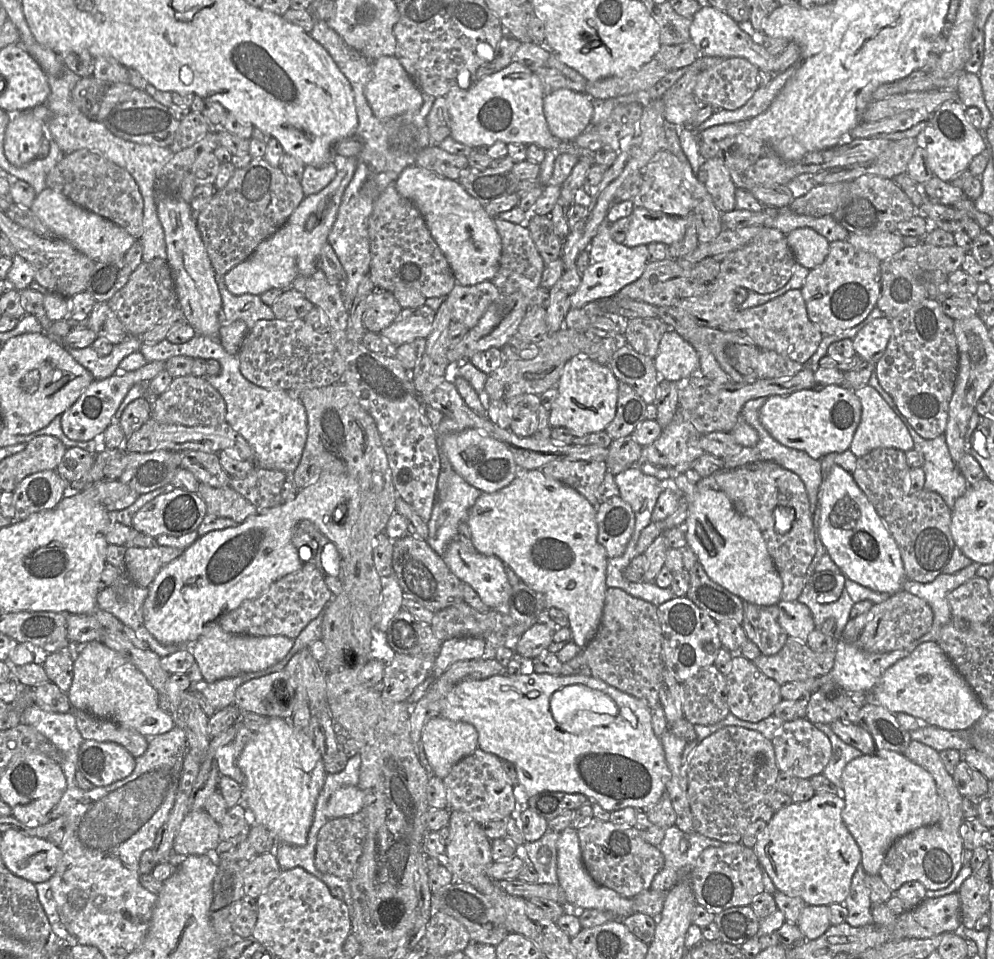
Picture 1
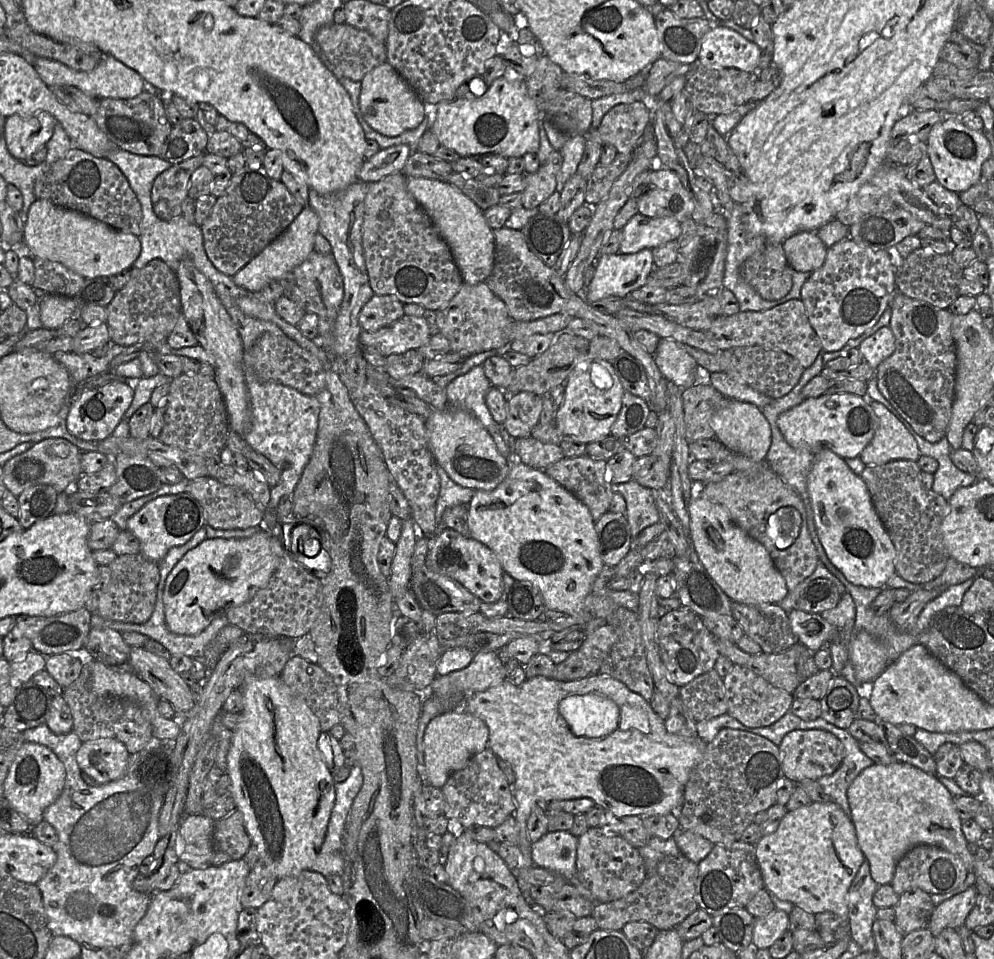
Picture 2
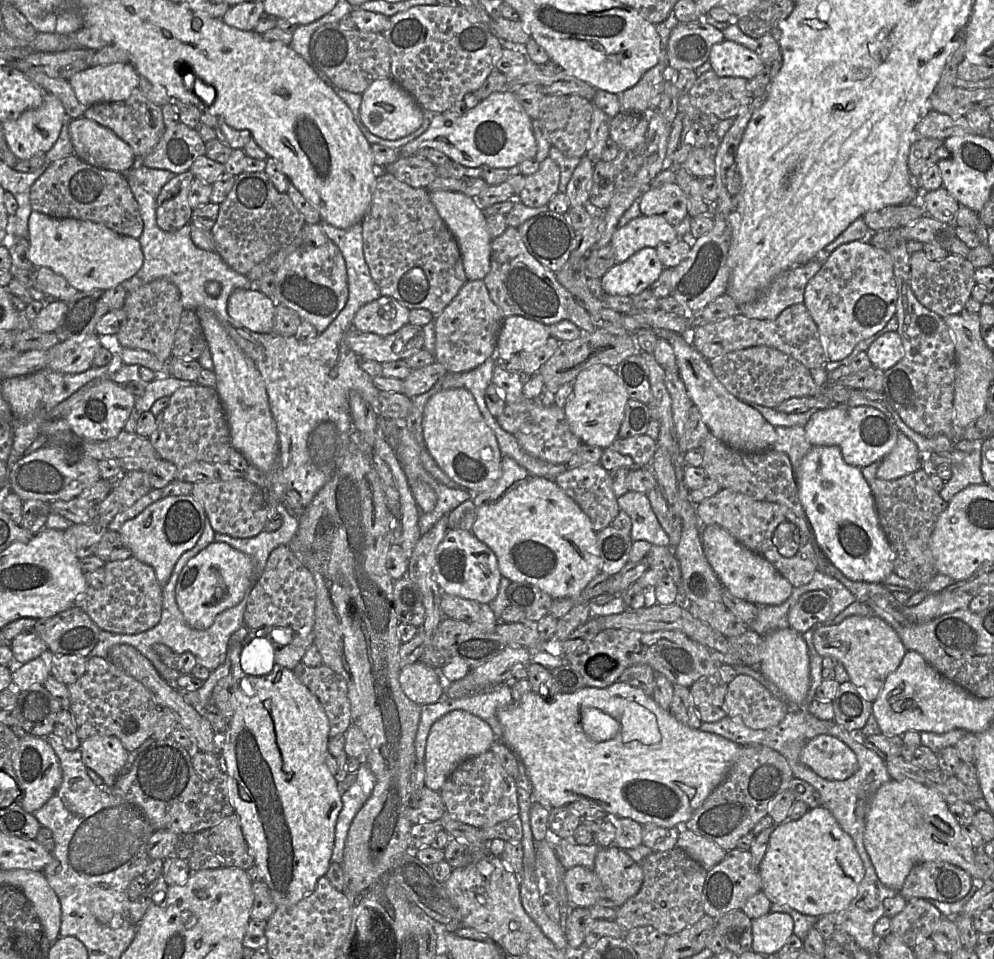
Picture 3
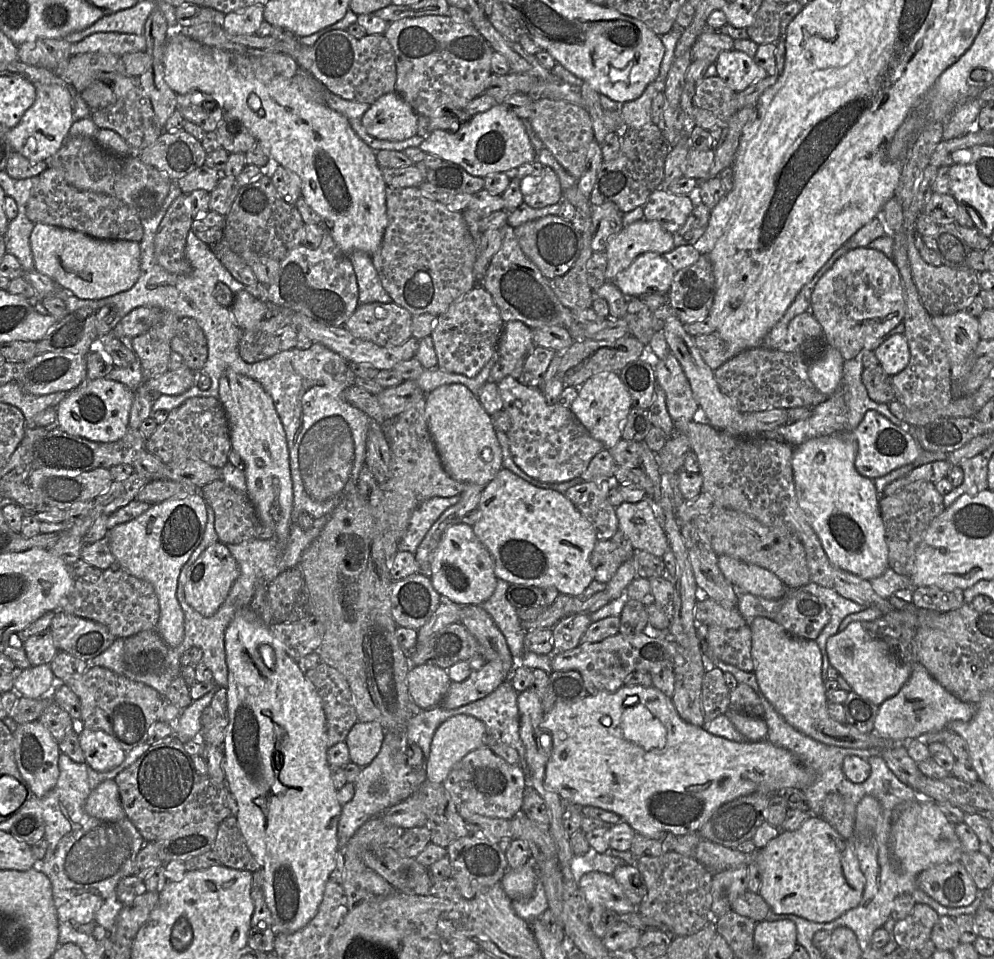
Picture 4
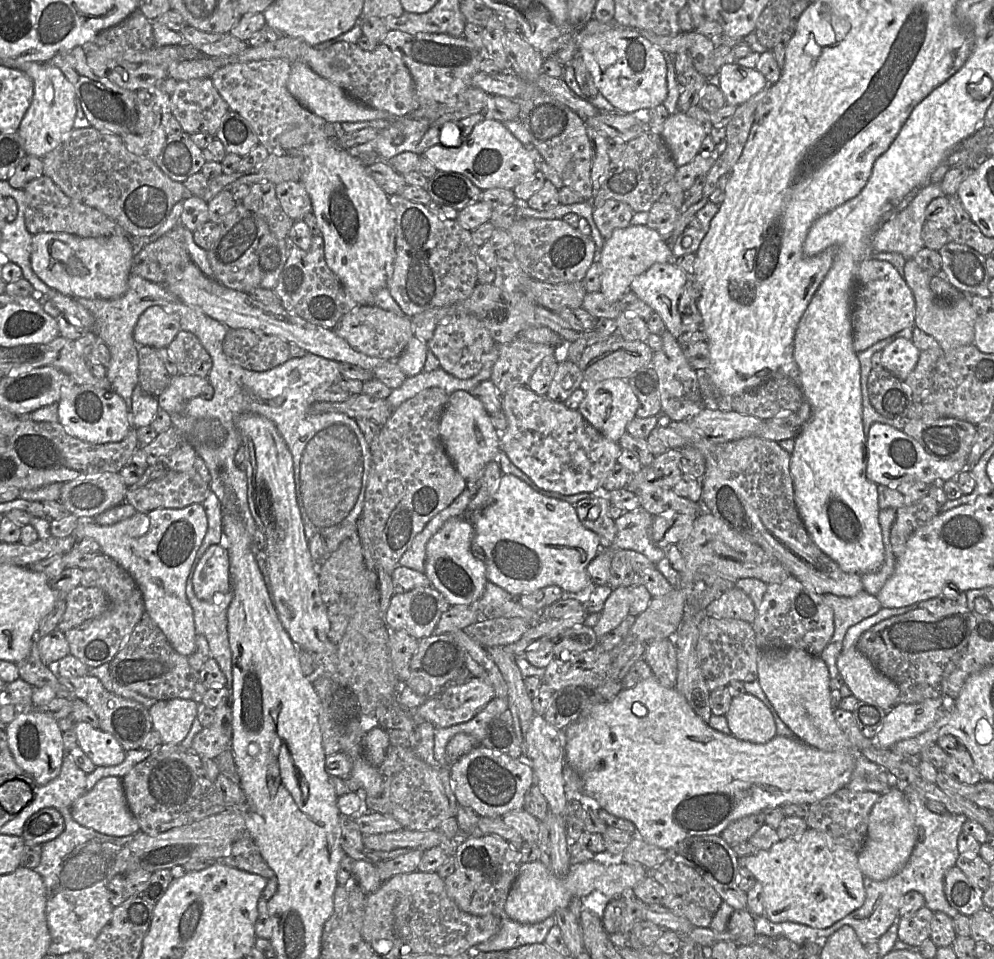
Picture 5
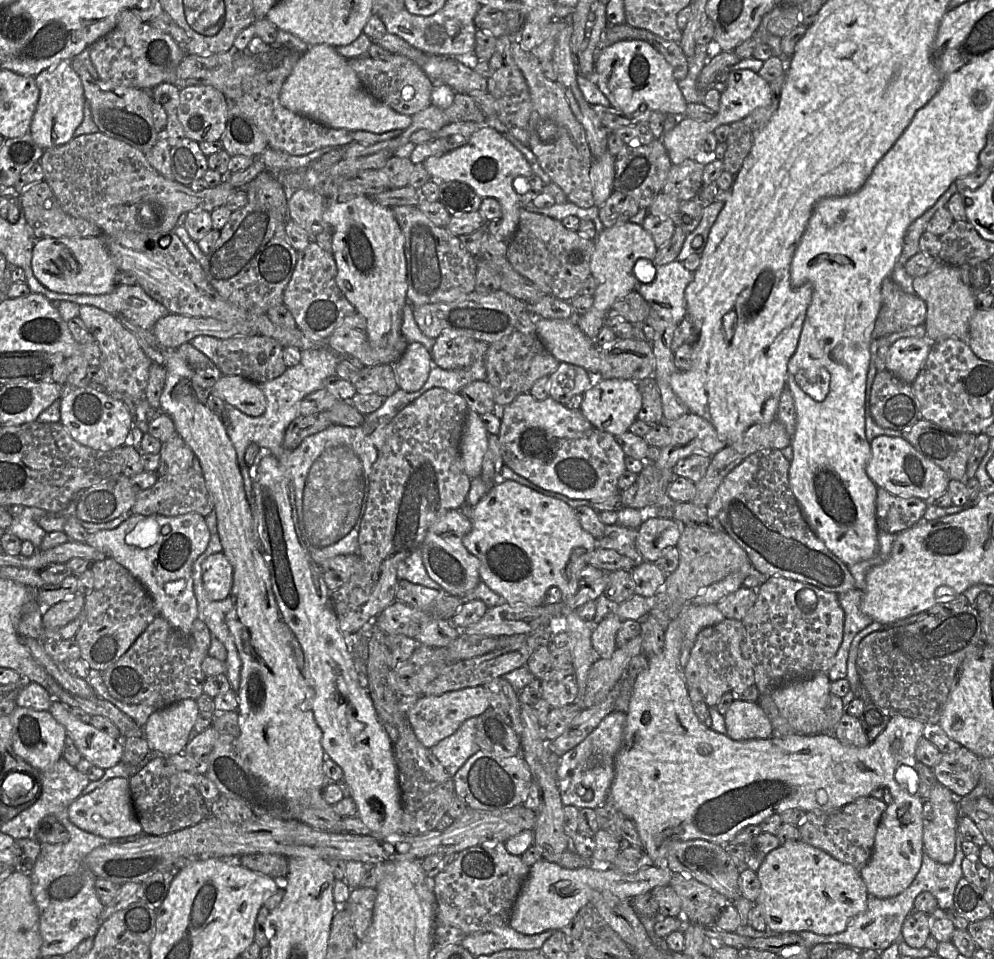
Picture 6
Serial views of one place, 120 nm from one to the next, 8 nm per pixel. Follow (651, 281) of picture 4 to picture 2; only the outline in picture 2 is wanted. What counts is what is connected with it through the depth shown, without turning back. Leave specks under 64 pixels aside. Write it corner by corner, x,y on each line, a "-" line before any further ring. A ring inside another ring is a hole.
648,248
633,254
599,255
595,275
583,297
589,303
609,296
626,298
646,283
654,269
652,250

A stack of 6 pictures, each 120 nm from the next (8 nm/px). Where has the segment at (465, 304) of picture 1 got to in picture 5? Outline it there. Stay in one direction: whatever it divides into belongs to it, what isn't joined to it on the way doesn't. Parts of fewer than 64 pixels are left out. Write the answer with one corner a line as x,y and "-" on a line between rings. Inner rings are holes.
472,314
447,316
437,325
433,337
428,341
428,348
437,357
440,367
447,373
469,379
481,370
487,356
497,344
483,323

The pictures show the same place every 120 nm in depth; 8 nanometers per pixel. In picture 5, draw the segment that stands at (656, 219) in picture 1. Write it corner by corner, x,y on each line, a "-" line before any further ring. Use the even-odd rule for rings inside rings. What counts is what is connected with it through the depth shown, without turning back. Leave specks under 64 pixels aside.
629,225
614,230
611,237
604,241
598,252
597,260
602,265
602,286
600,292
610,302
618,302
628,291
633,279
644,273
654,263
673,261
671,245
660,234
647,225

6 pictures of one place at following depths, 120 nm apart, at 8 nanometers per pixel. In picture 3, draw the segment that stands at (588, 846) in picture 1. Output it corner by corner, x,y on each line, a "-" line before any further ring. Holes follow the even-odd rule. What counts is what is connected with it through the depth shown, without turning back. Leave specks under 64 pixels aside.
614,844
598,850
592,870
604,887
606,900
615,907
636,895
644,879
641,866

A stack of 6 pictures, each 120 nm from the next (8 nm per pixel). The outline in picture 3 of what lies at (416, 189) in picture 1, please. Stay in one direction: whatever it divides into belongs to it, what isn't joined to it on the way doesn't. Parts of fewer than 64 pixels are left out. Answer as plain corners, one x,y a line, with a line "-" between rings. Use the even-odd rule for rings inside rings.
429,191
429,197
440,217
455,237
462,255
465,275
468,280
484,280
490,271
492,238
488,232
484,210
471,198
455,191

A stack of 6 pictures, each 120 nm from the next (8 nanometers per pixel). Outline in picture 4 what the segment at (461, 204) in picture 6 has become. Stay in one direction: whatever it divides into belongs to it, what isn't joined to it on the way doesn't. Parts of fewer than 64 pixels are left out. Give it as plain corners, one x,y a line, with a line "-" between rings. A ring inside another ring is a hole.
441,161
434,169
426,170
425,180
434,185
437,191
450,195
475,194
484,188
484,179
467,173
462,167
450,161

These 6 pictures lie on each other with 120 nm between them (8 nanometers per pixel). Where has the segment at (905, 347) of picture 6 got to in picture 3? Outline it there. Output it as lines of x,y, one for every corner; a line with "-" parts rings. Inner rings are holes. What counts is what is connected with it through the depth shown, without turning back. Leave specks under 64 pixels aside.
897,332
884,333
872,342
866,353
874,367
886,371
902,359
902,340

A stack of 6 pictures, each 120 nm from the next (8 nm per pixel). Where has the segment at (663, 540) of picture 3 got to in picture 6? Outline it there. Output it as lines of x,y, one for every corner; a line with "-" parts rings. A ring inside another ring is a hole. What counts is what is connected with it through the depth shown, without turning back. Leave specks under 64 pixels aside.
618,524
606,525
604,535
596,539
596,548
611,549
624,555
636,564
644,561
636,548
638,529
631,529

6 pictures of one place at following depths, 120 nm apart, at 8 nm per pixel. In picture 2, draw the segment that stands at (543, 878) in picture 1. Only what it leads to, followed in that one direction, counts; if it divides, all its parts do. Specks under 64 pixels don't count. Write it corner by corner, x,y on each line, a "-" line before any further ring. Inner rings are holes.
570,831
548,832
532,844
533,863
562,875
568,883
577,888
577,843
578,838

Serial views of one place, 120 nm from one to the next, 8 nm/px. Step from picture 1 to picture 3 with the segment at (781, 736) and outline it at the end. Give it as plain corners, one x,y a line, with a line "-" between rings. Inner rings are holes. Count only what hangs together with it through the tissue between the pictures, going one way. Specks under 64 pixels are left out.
825,734
810,739
802,748
799,759
827,780
846,780
858,769
852,750
838,738

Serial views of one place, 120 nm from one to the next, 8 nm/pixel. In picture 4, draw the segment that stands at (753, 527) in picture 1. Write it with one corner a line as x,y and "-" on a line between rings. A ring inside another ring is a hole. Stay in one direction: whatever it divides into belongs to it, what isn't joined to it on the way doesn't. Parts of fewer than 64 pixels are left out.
728,555
718,556
718,566
735,589
769,600
783,599
787,594
783,582
765,568

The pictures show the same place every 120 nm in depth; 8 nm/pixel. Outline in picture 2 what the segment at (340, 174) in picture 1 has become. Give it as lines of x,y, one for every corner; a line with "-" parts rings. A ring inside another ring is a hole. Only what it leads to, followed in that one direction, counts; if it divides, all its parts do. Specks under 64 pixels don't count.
406,144
380,149
364,161
358,172
358,180
366,183
377,182
390,174
400,173
411,154
412,151
-
305,206
283,233
232,276
233,282
251,293
257,293
270,281
279,281
314,251
318,225
319,217
316,212
310,206

